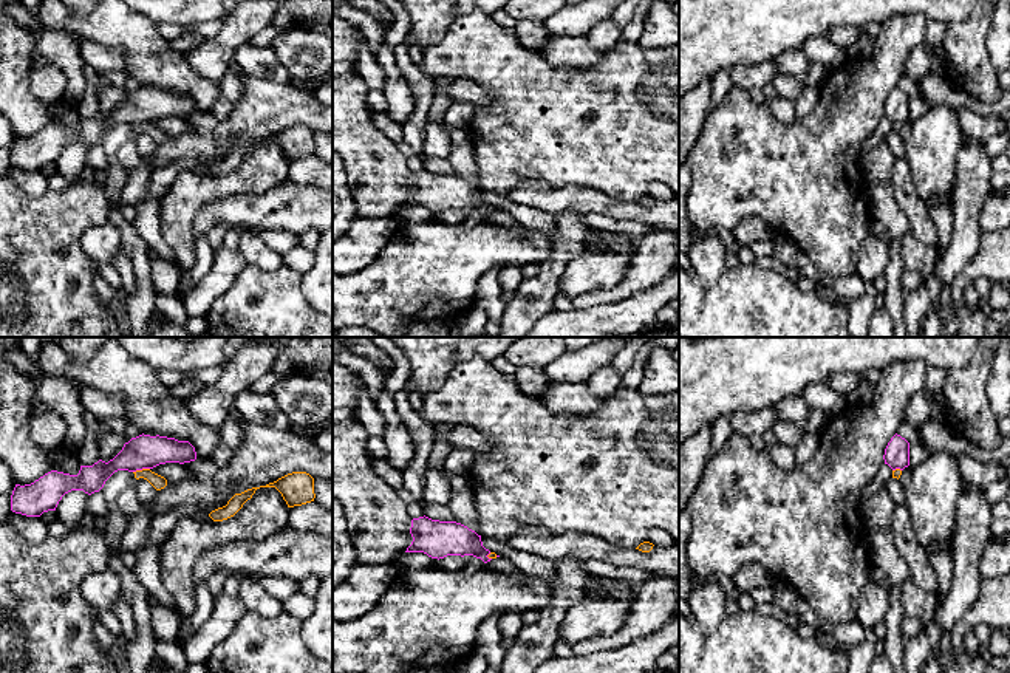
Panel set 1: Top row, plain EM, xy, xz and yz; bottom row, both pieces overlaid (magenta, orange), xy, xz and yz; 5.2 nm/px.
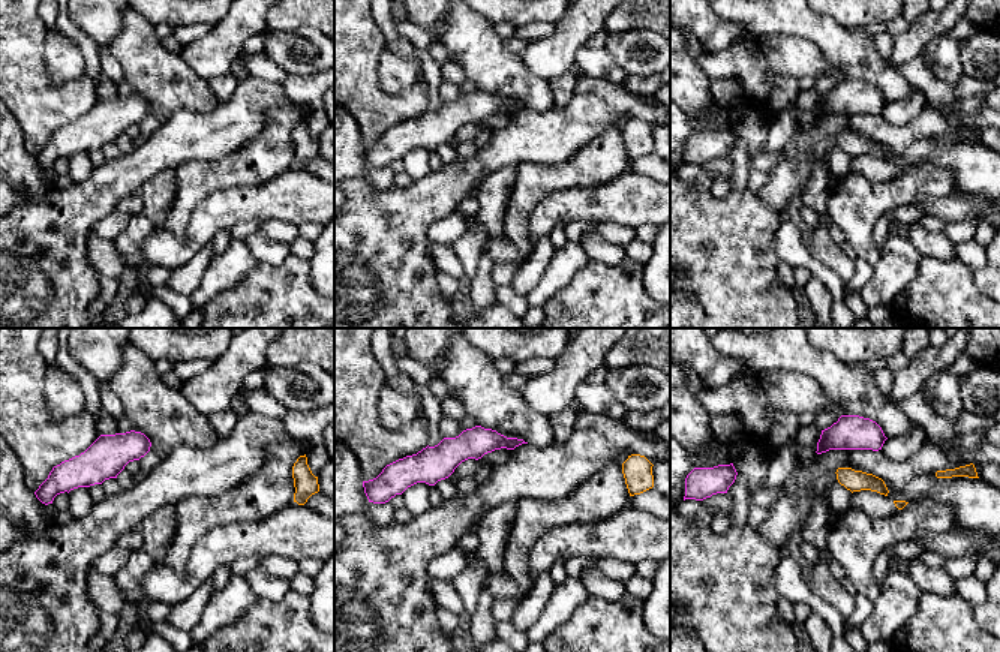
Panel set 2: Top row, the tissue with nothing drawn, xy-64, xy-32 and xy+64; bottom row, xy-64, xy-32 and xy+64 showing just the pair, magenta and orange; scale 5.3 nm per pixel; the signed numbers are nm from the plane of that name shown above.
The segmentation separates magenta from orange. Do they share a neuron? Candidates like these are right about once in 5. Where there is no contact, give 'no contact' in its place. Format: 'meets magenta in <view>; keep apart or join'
meets magenta in xy; keep apart

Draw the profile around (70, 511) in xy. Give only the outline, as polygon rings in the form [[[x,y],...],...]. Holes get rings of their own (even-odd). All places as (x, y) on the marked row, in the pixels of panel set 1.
[[[71,490],[65,494],[56,507],[57,518],[70,529],[82,526],[87,498],[88,494],[84,490]]]

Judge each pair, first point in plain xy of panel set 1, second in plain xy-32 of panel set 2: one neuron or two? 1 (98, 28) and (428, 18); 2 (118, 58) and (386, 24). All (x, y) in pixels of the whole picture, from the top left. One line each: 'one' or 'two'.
1: two
2: one

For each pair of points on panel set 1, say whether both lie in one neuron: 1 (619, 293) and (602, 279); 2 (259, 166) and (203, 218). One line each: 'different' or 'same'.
1: different
2: different

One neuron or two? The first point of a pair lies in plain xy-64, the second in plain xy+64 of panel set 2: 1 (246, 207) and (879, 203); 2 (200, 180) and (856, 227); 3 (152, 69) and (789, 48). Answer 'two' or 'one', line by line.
1: two
2: one
3: two

